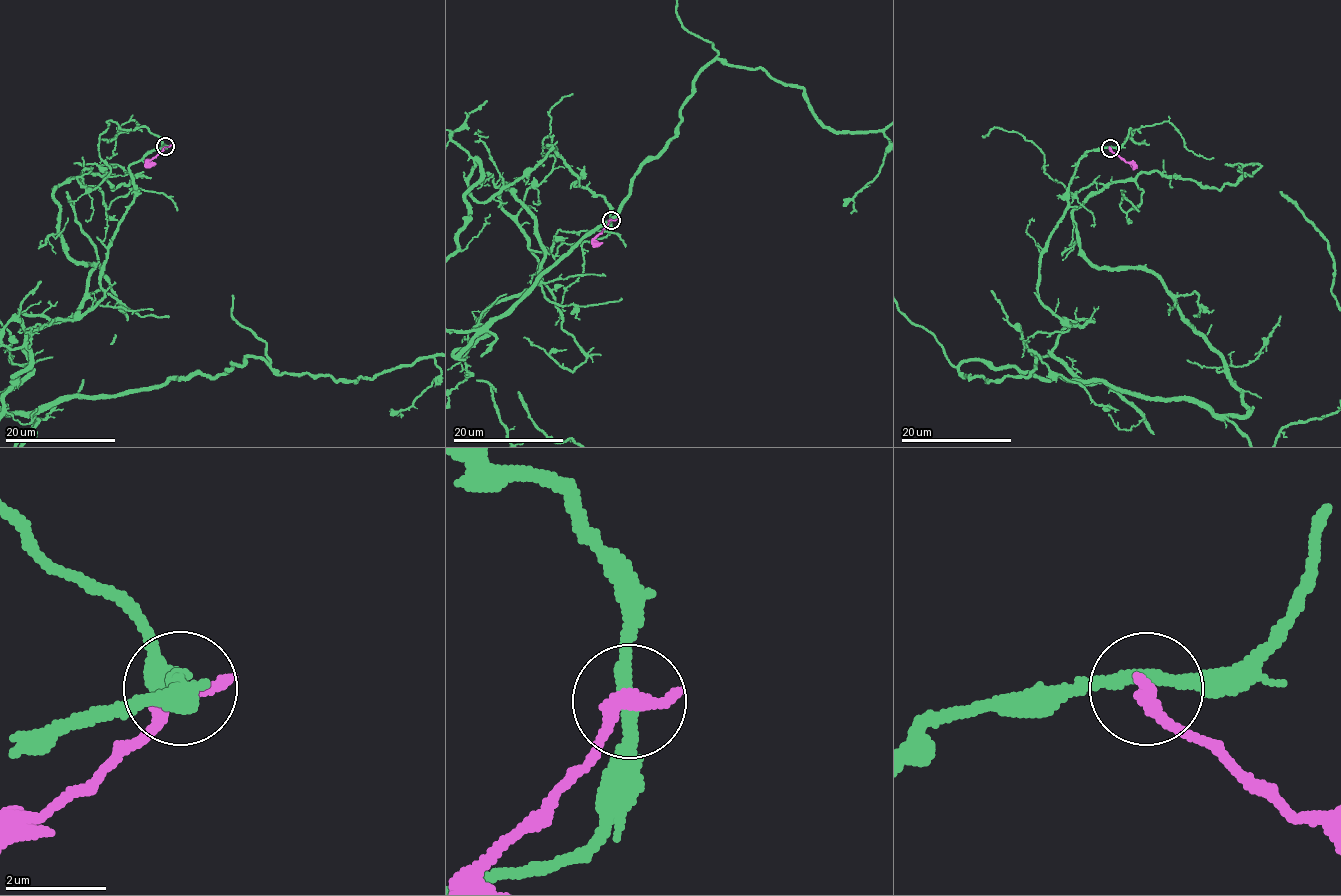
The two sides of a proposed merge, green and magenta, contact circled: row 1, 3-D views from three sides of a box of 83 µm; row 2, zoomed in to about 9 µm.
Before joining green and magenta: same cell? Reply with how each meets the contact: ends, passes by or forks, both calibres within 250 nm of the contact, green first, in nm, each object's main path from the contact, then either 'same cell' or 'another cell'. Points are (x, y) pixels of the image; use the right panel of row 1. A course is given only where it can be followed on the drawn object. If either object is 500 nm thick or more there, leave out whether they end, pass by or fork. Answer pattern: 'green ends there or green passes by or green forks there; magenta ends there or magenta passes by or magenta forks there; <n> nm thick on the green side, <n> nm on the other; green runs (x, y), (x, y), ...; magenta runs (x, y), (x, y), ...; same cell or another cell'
green passes by; magenta ends there; 280 nm thick on the green side, 360 nm on the other; magenta runs (1110, 148), (1137, 167); another cell

